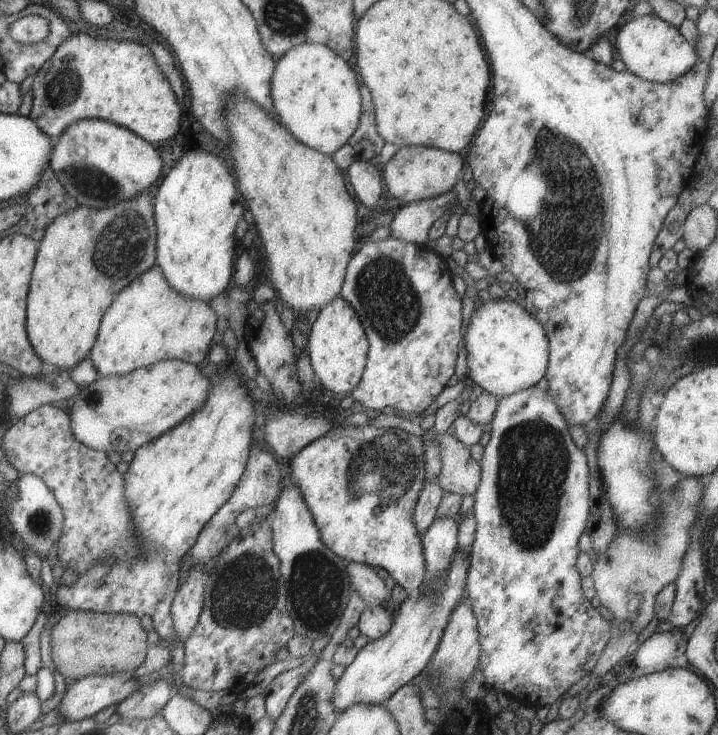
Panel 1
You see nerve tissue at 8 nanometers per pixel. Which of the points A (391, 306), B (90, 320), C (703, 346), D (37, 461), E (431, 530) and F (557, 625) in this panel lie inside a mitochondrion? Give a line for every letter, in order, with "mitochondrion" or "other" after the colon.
A: mitochondrion
B: other
C: mitochondrion
D: other
E: other
F: other

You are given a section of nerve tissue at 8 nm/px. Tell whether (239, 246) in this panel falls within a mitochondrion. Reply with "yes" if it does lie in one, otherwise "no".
no

